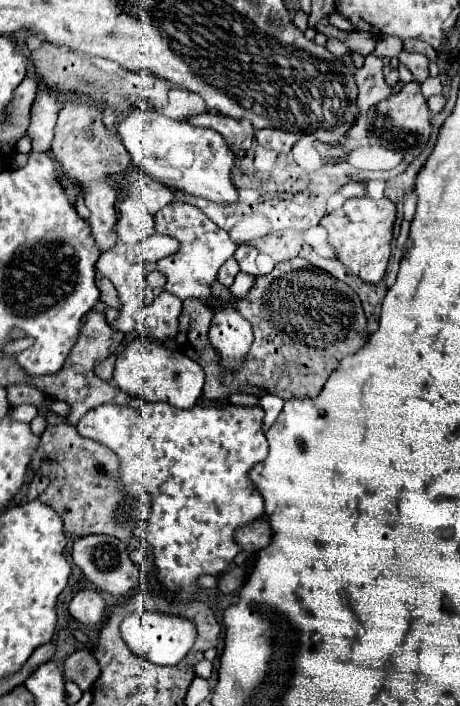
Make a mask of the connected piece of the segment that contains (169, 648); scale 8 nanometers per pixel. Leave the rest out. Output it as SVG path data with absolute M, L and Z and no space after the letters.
M137 610L125 616L125 620L121 622L121 636L135 654L159 666L173 666L179 660L183 660L183 656L187 656L187 652L191 650L195 642L195 626L189 620L177 618L177 616Z

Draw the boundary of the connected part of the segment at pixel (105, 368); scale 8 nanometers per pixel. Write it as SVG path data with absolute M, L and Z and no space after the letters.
M113 354L106 360L101 362L99 365L97 365L95 367L96 375L107 382L111 381L113 377L113 370L115 368L116 360L117 354Z

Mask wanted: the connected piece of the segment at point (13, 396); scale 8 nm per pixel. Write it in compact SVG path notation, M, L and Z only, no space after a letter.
M11 384L11 388L7 388L7 398L11 402L11 406L19 406L19 404L35 404L39 408L39 412L48 417L52 412L46 406L46 397L35 386L29 384Z

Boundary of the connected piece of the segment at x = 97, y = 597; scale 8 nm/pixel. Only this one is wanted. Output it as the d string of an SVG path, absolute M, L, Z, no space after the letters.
M79 590L69 602L69 614L81 624L95 626L103 620L105 600L97 590Z

